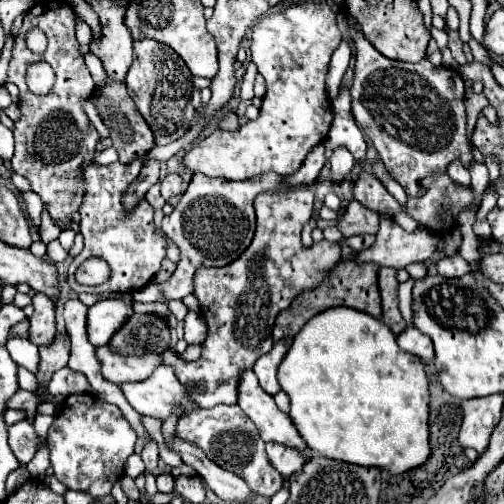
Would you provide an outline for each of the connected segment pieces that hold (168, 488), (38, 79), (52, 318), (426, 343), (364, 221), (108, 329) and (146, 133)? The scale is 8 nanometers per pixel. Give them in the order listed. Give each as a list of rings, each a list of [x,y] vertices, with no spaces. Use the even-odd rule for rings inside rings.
[[[160,474],[156,478],[156,486],[158,486],[158,492],[174,492],[174,476],[172,474]]]
[[[46,62],[32,64],[32,66],[28,68],[26,82],[28,82],[28,88],[30,88],[34,94],[48,94],[50,88],[54,86],[54,72],[52,72],[52,68],[50,68]]]
[[[34,294],[32,298],[34,316],[30,318],[30,342],[36,346],[48,346],[56,334],[56,312],[54,302],[46,294]]]
[[[408,326],[408,328],[398,336],[398,346],[400,346],[404,352],[410,352],[410,354],[422,358],[424,362],[434,358],[432,340],[430,340],[426,334],[422,334],[416,326]]]
[[[352,200],[346,210],[346,236],[344,238],[358,236],[358,234],[376,234],[378,224],[380,224],[380,216],[376,212]]]
[[[102,300],[88,308],[88,338],[94,346],[104,346],[110,342],[112,334],[120,330],[126,320],[134,314],[132,306],[116,300]]]
[[[108,80],[102,90],[96,90],[96,94],[92,96],[92,102],[94,102],[100,118],[104,120],[104,124],[110,130],[110,140],[120,154],[120,162],[130,164],[132,160],[142,158],[154,146],[154,134],[150,130],[150,126],[146,126],[146,120],[138,114],[134,100],[130,100],[130,96],[126,94],[126,84]]]

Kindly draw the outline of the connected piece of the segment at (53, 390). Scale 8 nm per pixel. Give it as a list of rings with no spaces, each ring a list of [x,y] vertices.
[[[62,368],[62,370],[54,372],[54,378],[48,382],[48,388],[38,398],[40,398],[40,402],[46,402],[46,398],[50,398],[50,396],[58,396],[58,394],[72,396],[72,394],[84,394],[84,392],[90,392],[88,380],[78,372]]]

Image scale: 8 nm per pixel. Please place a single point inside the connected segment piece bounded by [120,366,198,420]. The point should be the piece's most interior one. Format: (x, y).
(155, 396)

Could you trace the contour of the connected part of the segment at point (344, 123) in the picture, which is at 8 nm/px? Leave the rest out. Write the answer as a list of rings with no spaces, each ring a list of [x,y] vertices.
[[[340,88],[338,96],[332,100],[334,122],[328,138],[324,140],[324,146],[330,150],[346,148],[352,154],[358,154],[358,158],[362,158],[362,154],[366,154],[366,140],[354,118],[348,114],[348,94],[348,88]]]

